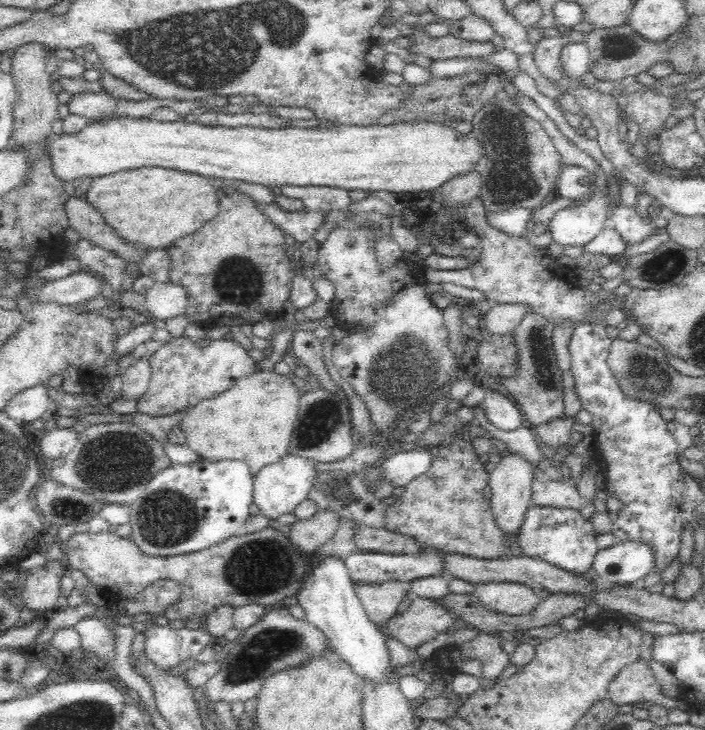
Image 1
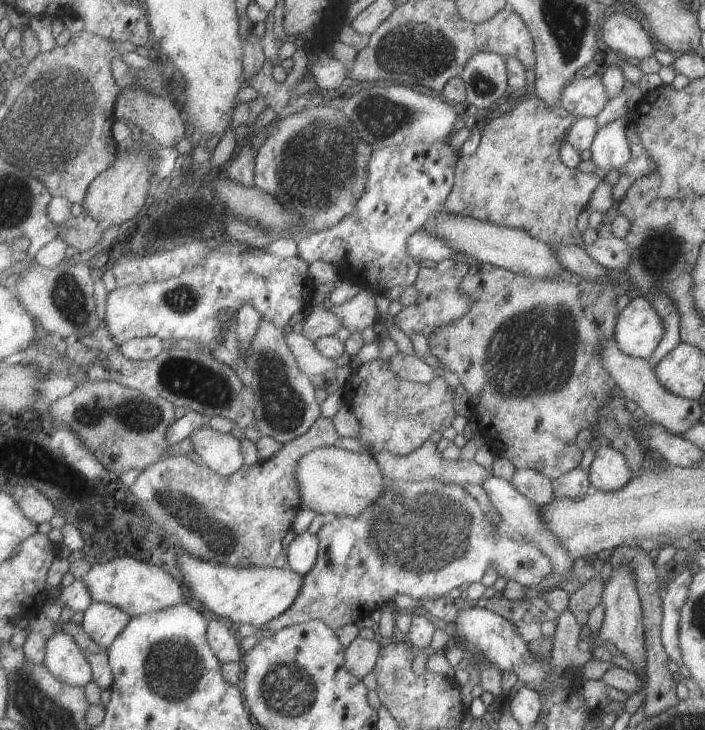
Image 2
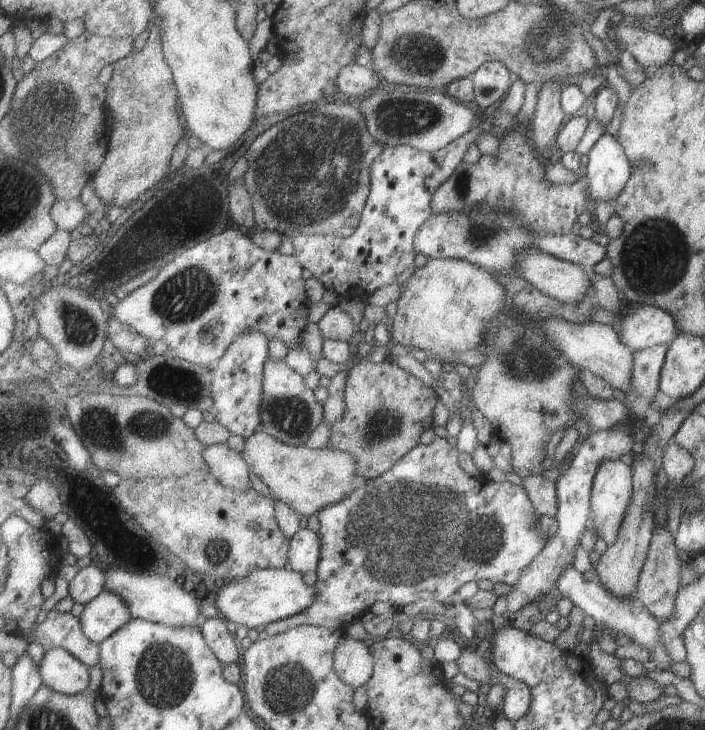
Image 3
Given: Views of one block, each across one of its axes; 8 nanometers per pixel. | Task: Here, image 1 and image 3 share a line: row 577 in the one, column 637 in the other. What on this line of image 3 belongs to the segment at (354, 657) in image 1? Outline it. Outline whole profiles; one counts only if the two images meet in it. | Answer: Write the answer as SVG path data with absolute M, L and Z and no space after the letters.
M626 304L617 329L620 340L633 351L667 344L678 335L672 314L648 304Z

